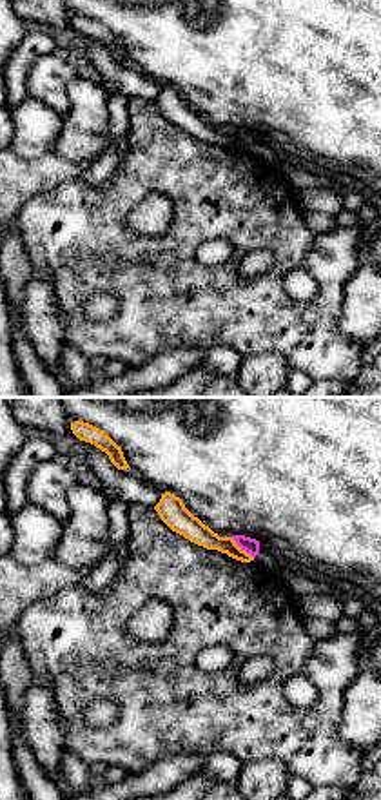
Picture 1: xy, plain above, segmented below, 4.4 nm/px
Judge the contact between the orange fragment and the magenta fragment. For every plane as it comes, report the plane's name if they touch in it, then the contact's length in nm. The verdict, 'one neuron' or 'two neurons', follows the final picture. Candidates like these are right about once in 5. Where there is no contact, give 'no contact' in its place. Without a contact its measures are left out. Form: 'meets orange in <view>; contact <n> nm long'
meets orange in xy; contact 140 nm long

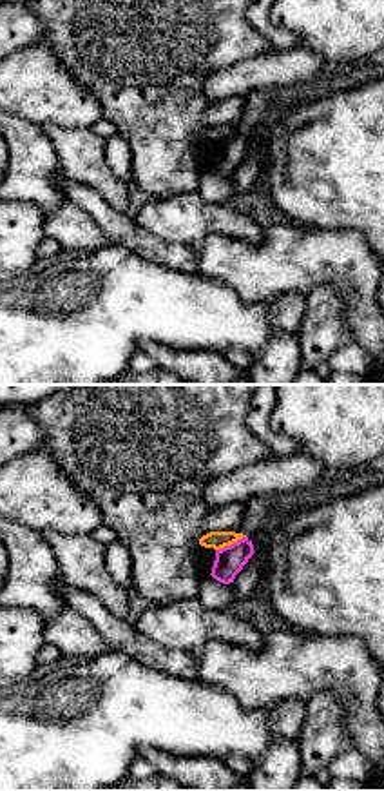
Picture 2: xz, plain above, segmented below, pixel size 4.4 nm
meets orange in xz; contact 150 nm long

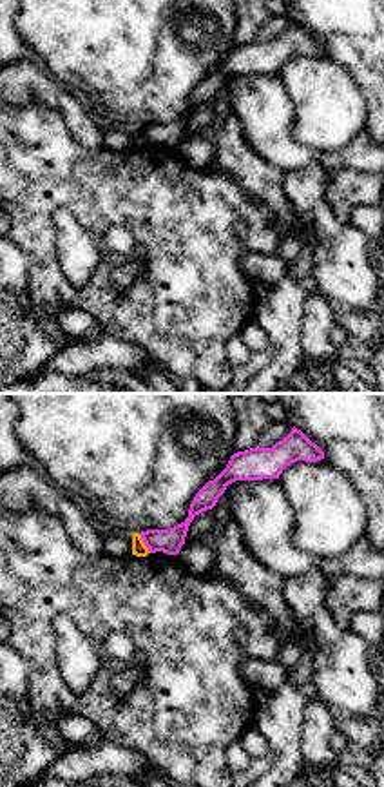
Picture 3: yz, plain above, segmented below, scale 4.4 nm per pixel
meets orange in yz; contact 110 nm long

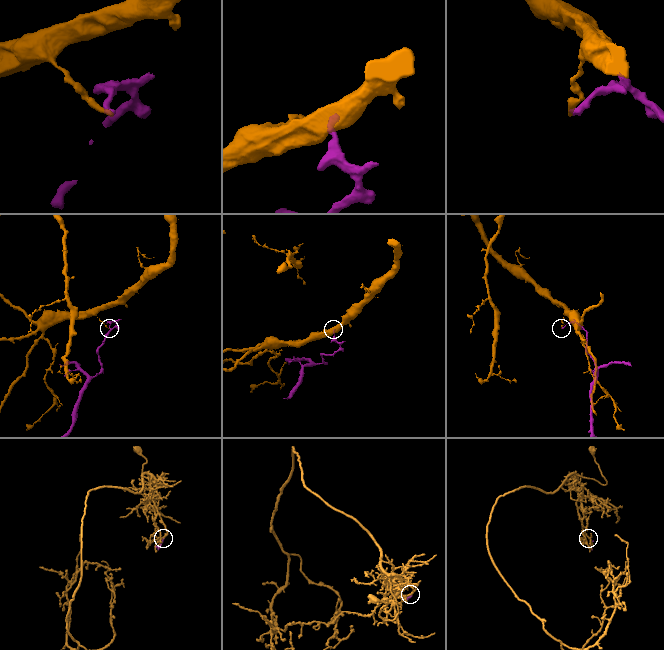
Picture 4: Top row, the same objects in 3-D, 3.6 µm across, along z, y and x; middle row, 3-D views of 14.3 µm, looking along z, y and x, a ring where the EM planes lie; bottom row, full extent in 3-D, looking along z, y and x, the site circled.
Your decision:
two neurons

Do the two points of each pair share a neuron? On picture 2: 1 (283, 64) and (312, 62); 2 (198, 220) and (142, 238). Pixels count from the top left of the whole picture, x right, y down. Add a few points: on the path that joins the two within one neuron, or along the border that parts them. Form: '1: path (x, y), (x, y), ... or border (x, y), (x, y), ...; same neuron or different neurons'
1: path (290, 64), (305, 64); same neuron
2: border (133, 218), (163, 240), (192, 247); different neurons

